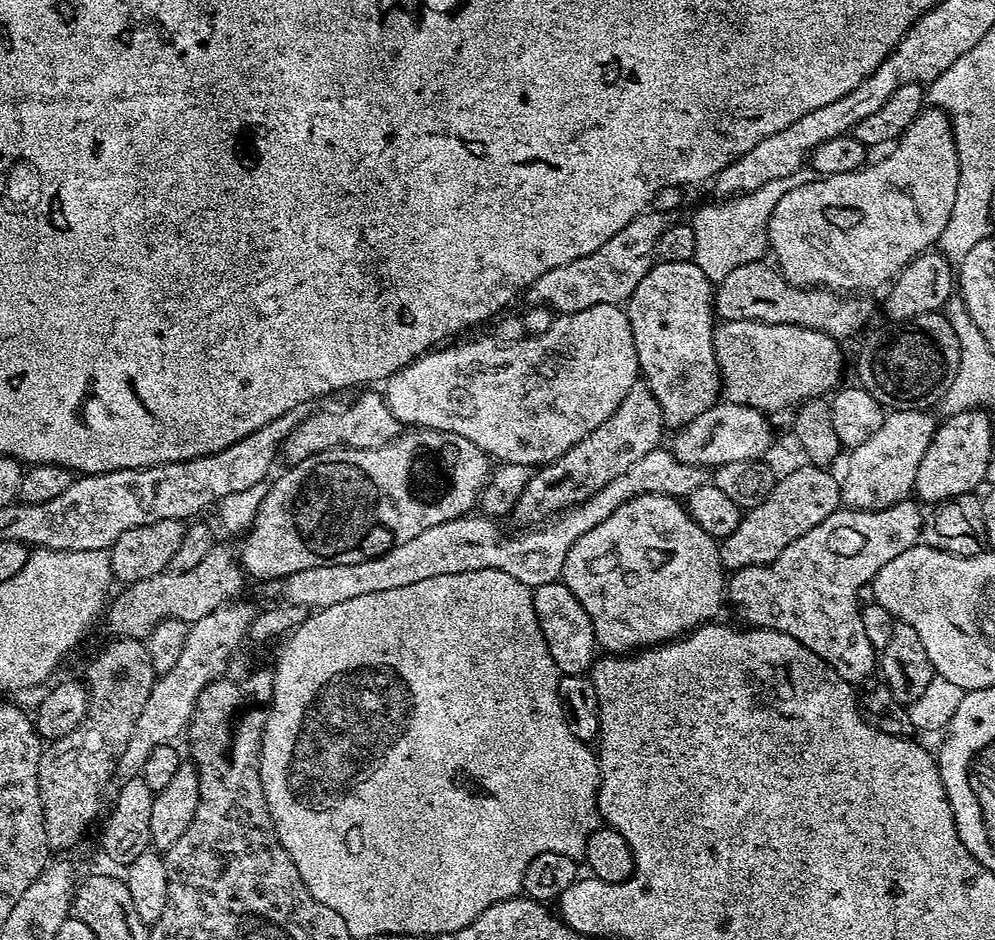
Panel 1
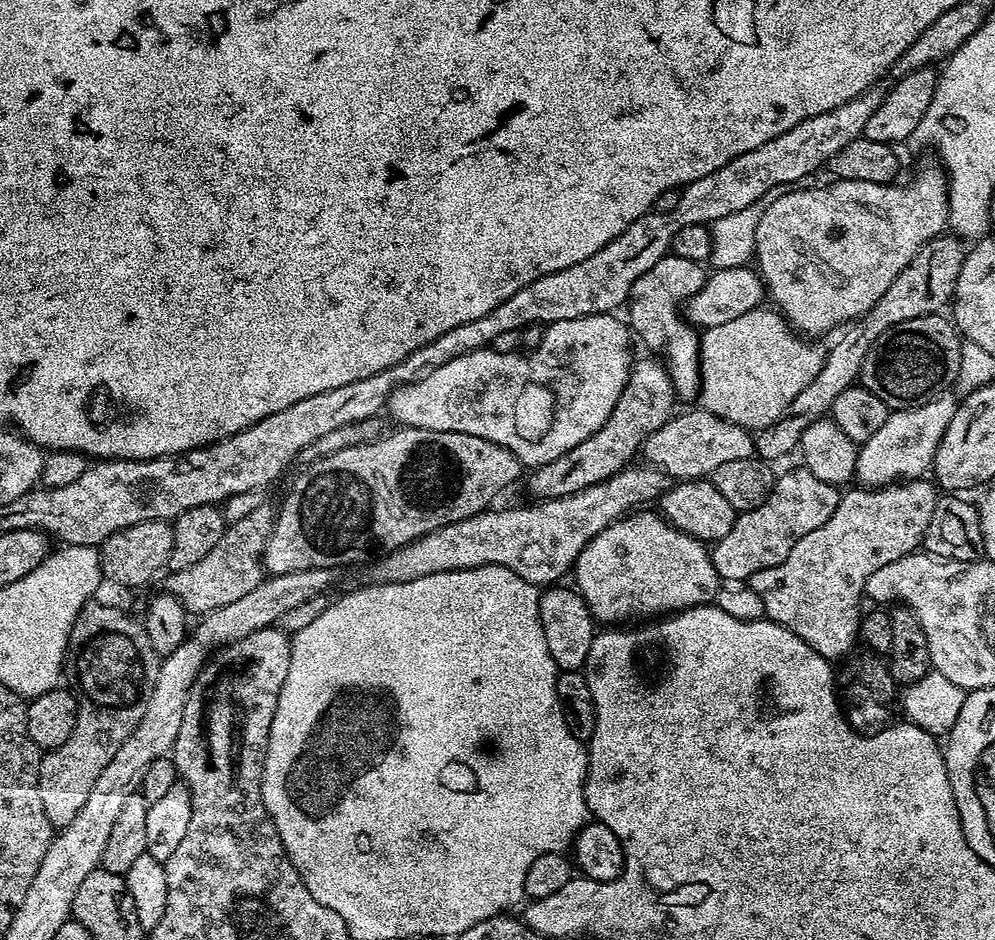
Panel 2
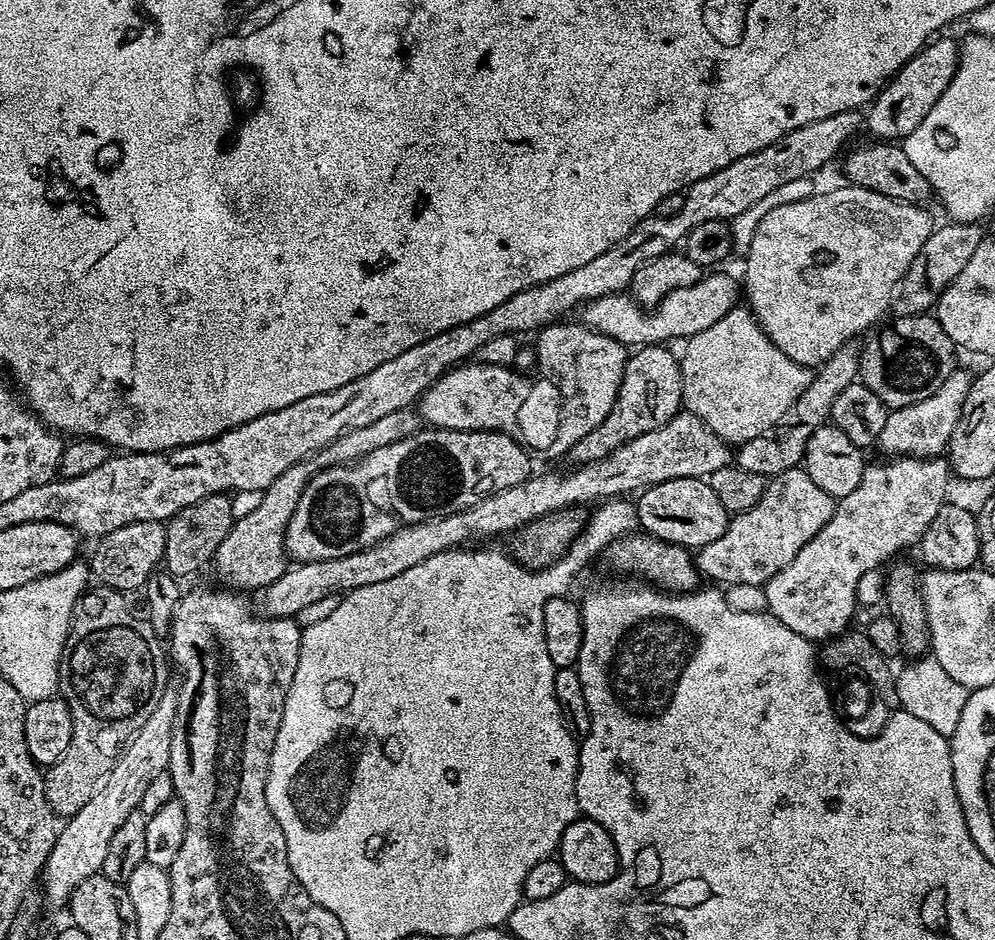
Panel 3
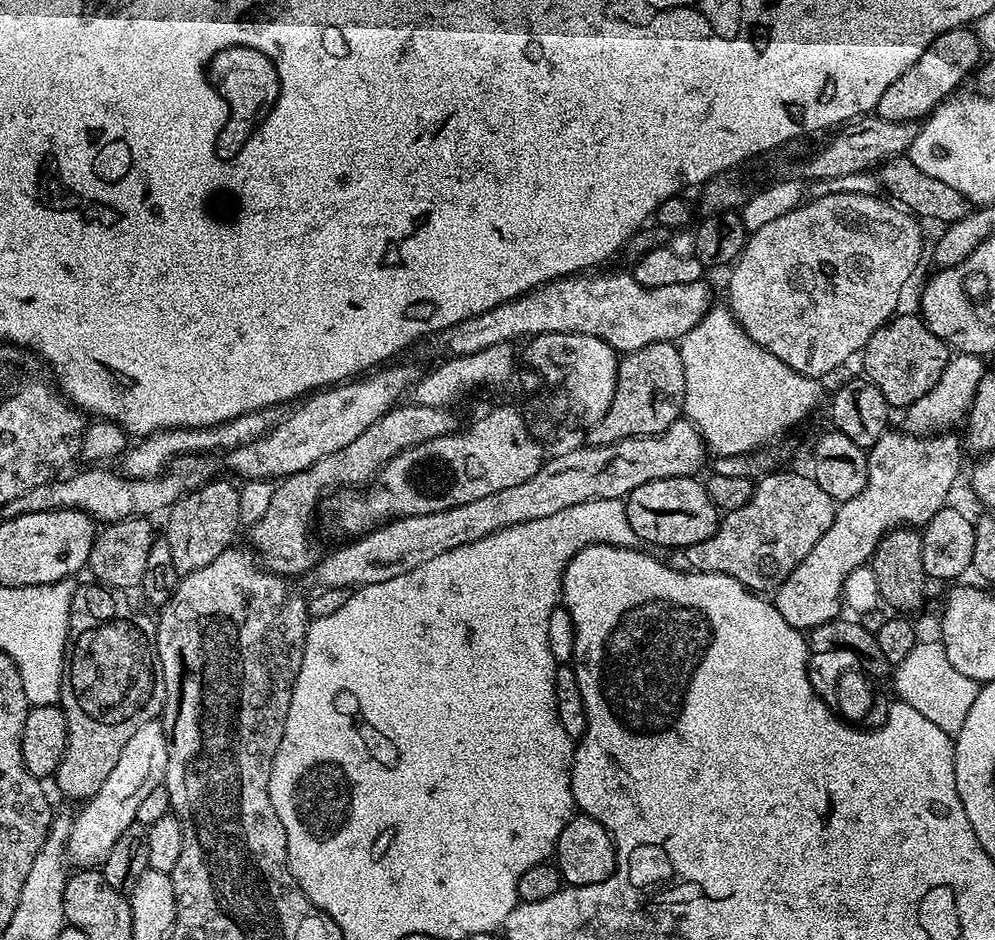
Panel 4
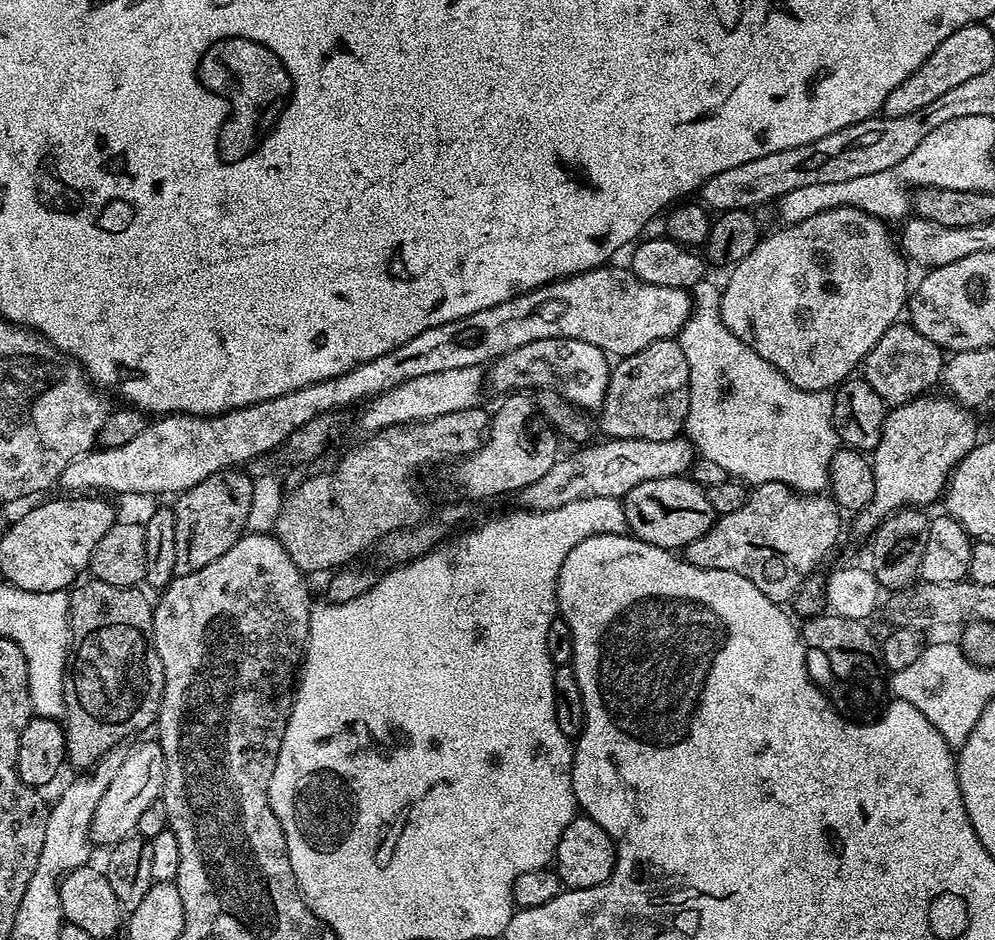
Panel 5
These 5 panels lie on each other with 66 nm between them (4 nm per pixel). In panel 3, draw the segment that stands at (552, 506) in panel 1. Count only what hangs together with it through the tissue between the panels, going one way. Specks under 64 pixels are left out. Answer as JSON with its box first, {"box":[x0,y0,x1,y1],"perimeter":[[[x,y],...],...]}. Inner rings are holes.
{"box":[570,344,684,465],"perimeter":[[[650,344],[637,347],[629,355],[622,374],[622,386],[618,386],[618,398],[614,398],[610,414],[606,414],[606,419],[594,426],[586,438],[578,438],[578,442],[574,442],[570,456],[576,459],[577,465],[606,458],[606,454],[618,450],[618,446],[642,434],[650,434],[650,430],[658,430],[658,426],[666,426],[666,422],[681,411],[684,377],[680,374],[677,353],[675,356],[668,348],[671,347]]]}

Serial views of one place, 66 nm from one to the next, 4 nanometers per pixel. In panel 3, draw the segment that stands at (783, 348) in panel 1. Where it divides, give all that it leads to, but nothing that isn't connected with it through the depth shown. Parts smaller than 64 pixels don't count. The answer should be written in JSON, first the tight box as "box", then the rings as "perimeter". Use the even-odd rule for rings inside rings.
{"box":[680,306,814,446],"perimeter":[[[744,306],[732,308],[725,316],[723,316],[723,318],[721,318],[721,320],[714,322],[714,326],[710,326],[708,329],[702,330],[698,334],[687,337],[686,343],[683,347],[684,346],[684,356],[682,352],[682,359],[680,360],[680,374],[684,377],[683,407],[687,409],[687,411],[694,413],[694,415],[696,415],[705,426],[707,426],[710,430],[714,430],[714,434],[718,438],[722,438],[729,444],[729,446],[739,446],[752,438],[758,438],[759,436],[771,433],[773,429],[780,424],[778,423],[779,420],[782,419],[784,415],[787,417],[789,413],[793,411],[793,404],[802,392],[806,390],[807,386],[810,385],[814,375],[811,367],[799,364],[785,354],[785,352],[783,352],[782,349],[780,349],[779,346],[777,346],[777,344],[765,334],[764,329],[761,328],[760,324],[756,320],[756,317],[753,316],[751,311]]]}

